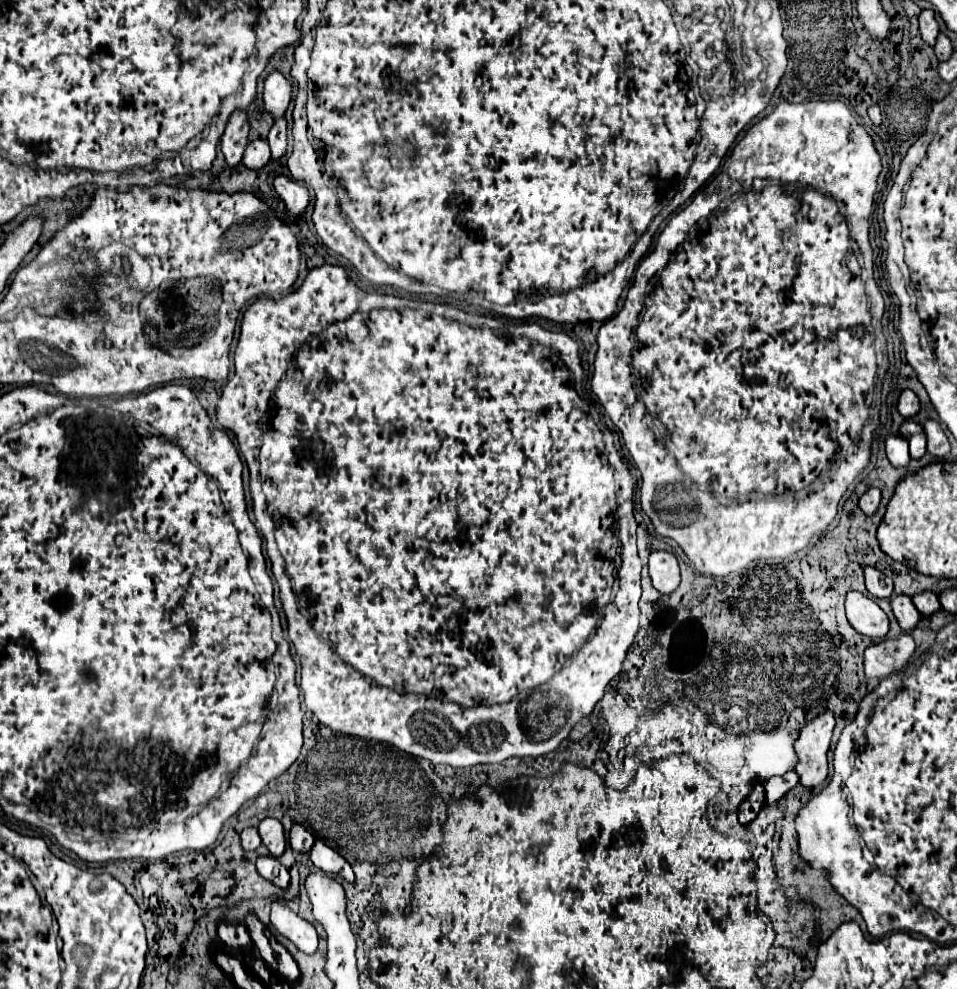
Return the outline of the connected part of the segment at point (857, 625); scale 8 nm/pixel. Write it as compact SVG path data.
M850 591L846 595L846 615L850 625L856 629L856 633L870 637L870 639L884 639L890 629L888 615L876 605L874 599Z

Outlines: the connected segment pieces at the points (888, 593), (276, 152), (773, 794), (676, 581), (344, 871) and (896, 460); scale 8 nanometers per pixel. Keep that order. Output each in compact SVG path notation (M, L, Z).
M866 567L864 575L866 575L866 589L870 591L872 597L878 597L878 599L890 599L892 597L894 585L892 585L892 579L888 575L884 575L872 567Z
M276 119L270 133L268 133L268 145L272 149L272 159L278 161L286 155L286 119Z
M788 771L788 775L780 775L780 777L768 779L768 783L764 785L768 807L778 805L778 801L780 801L790 789L794 789L798 783L800 783L800 781L798 781L796 771Z
M652 551L648 559L650 579L656 591L672 593L680 585L680 567L678 559L668 551Z
M316 841L312 851L310 851L310 861L314 863L316 869L324 871L324 873L332 873L332 875L340 875L344 881L354 883L354 873L348 865L346 859L342 859L340 855L336 855L336 851L332 851L326 843Z
M890 435L886 439L886 455L894 467L906 467L910 463L908 441L902 435Z

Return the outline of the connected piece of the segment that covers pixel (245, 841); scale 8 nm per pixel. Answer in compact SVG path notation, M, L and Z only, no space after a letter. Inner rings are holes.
M250 827L250 829L244 829L242 831L242 849L244 851L256 851L262 843L260 843L260 835L258 835L258 829L256 827Z

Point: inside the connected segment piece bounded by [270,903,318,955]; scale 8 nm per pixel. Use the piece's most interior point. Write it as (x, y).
(301, 933)

